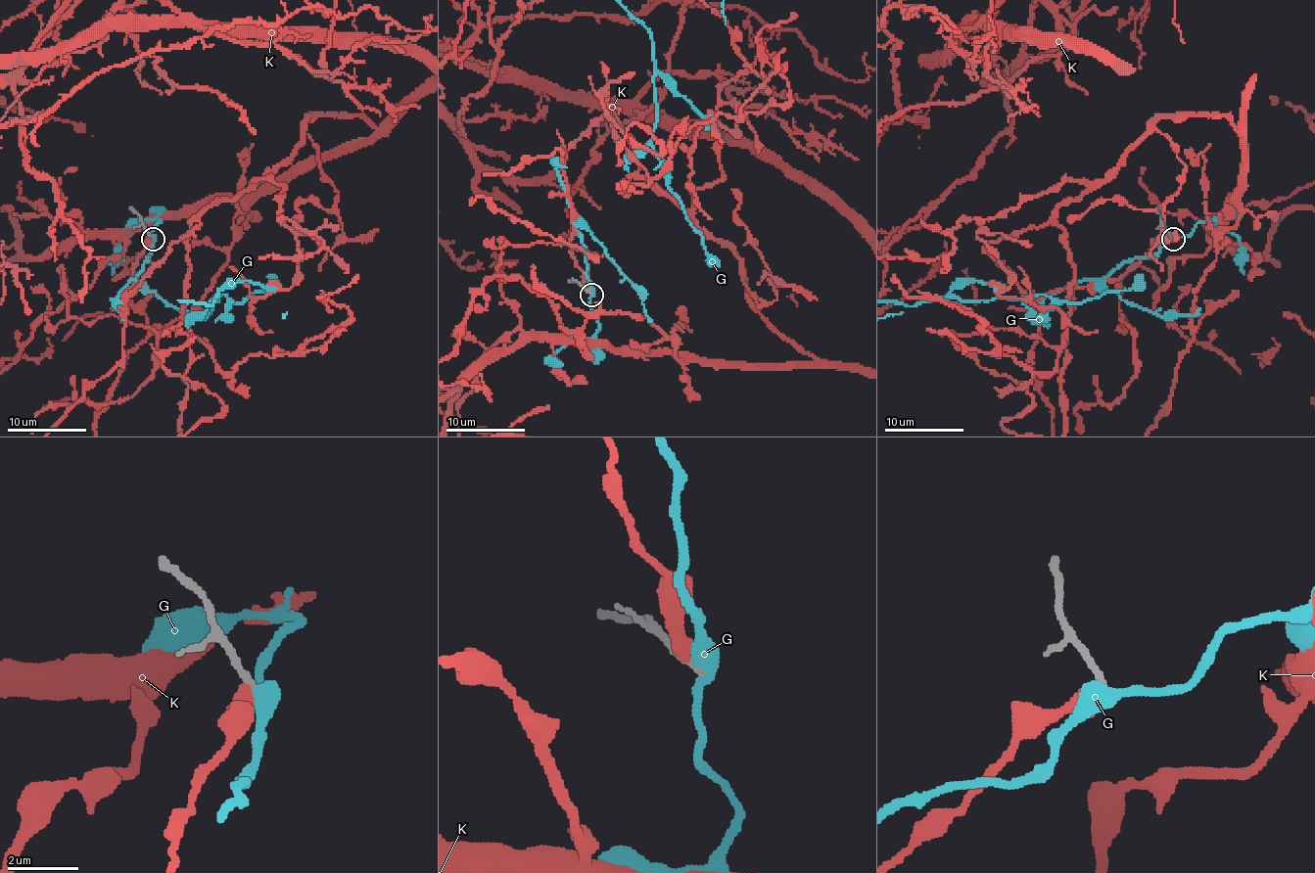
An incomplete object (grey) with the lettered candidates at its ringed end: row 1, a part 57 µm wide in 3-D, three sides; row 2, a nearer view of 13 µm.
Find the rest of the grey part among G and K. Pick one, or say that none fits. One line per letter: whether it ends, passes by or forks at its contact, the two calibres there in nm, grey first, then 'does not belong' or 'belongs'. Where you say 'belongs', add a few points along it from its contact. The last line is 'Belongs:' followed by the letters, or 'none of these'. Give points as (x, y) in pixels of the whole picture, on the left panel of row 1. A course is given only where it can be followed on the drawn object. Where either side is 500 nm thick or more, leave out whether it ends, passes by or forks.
G: 240 nm thick on the grey side, 500 nm on the other; does not belong
K: it ends there; 280 nm thick on the grey side, 420 nm on the other; does not belong
Belongs: none of these

